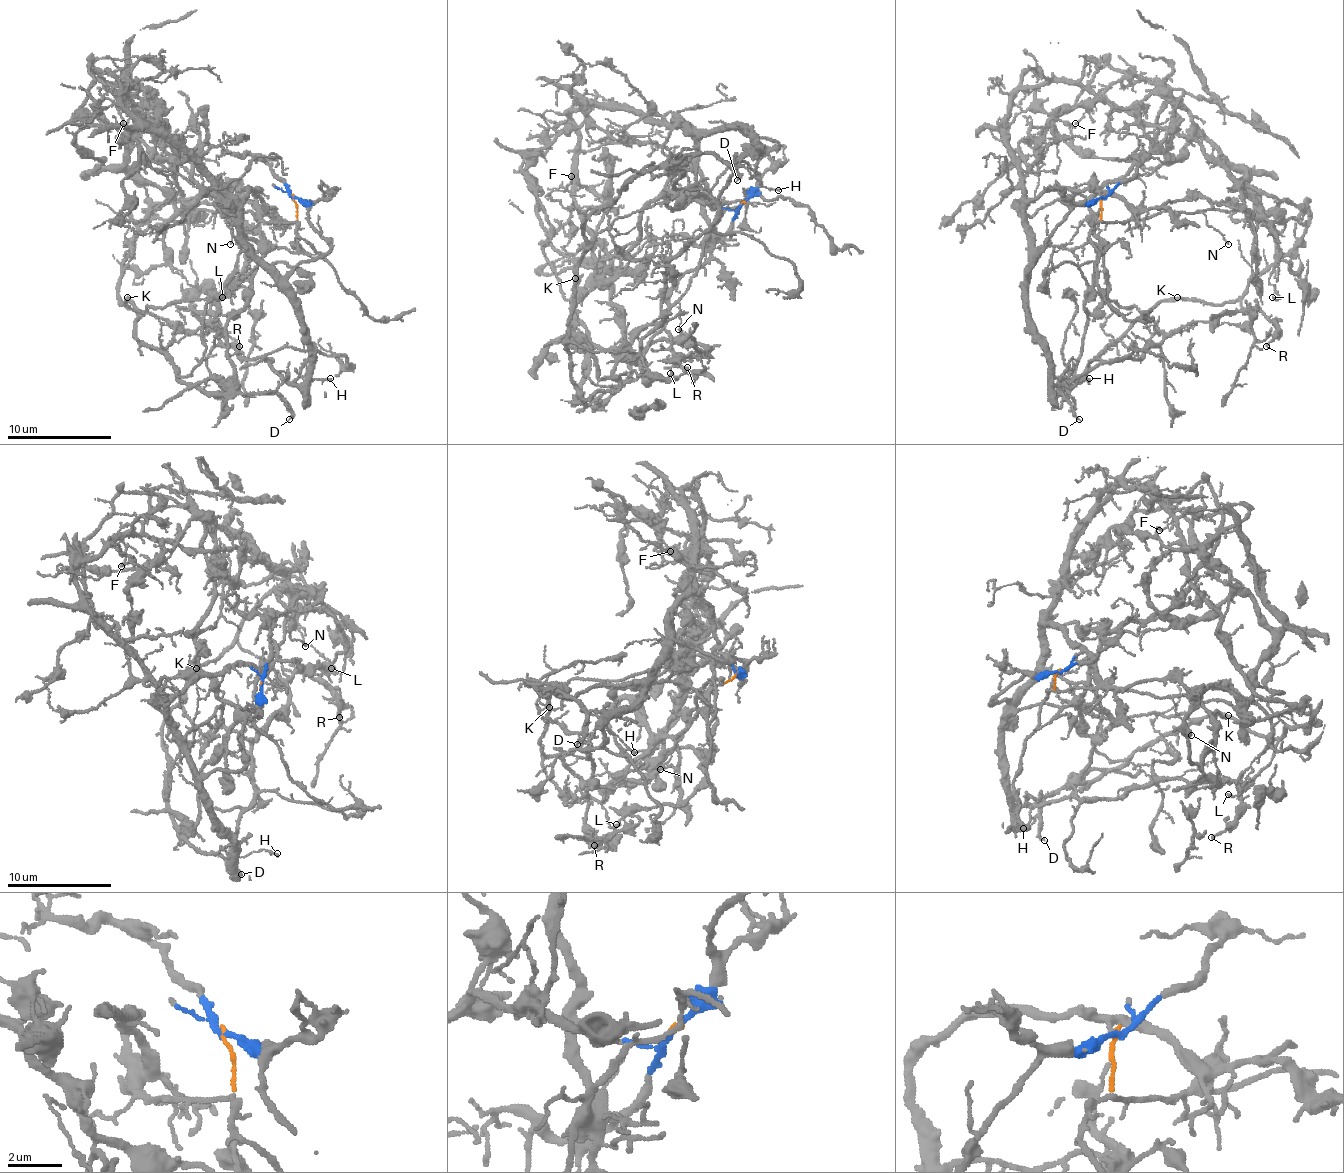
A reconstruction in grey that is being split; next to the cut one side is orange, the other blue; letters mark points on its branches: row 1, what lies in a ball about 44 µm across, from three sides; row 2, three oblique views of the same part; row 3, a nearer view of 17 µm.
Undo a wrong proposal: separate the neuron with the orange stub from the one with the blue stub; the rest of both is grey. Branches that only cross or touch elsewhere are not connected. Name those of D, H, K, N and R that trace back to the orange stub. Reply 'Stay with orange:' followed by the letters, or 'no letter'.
Stay with orange: D, K, N

